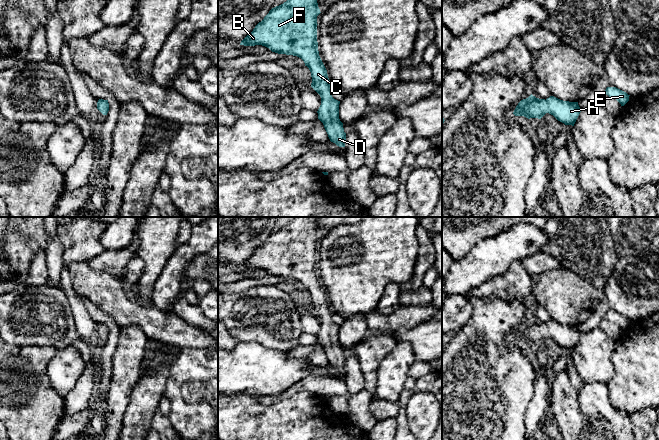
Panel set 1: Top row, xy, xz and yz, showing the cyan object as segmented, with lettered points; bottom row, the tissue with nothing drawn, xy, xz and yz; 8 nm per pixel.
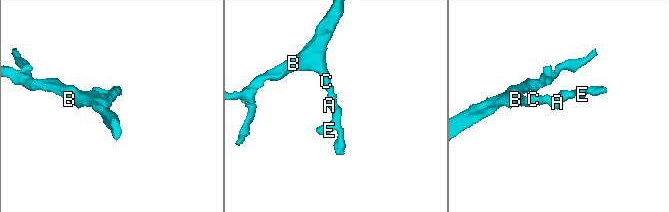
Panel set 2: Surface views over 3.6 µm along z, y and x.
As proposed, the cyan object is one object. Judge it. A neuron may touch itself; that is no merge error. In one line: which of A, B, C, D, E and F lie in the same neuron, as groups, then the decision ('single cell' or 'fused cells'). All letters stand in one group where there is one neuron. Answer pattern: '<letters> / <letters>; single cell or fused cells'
A B C D E F; single cell

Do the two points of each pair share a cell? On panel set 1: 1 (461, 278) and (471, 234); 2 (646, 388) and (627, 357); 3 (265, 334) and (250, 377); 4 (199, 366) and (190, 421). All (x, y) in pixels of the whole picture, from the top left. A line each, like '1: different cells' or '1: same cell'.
1: different cells
2: same cell
3: different cells
4: same cell

